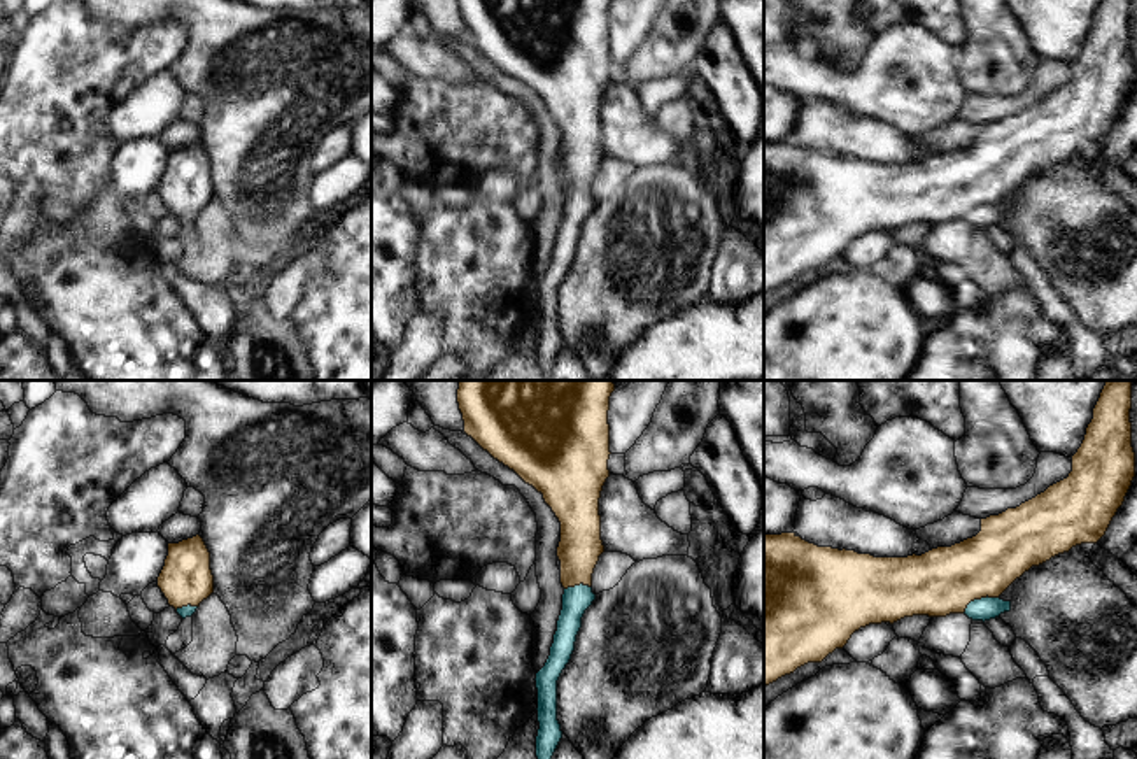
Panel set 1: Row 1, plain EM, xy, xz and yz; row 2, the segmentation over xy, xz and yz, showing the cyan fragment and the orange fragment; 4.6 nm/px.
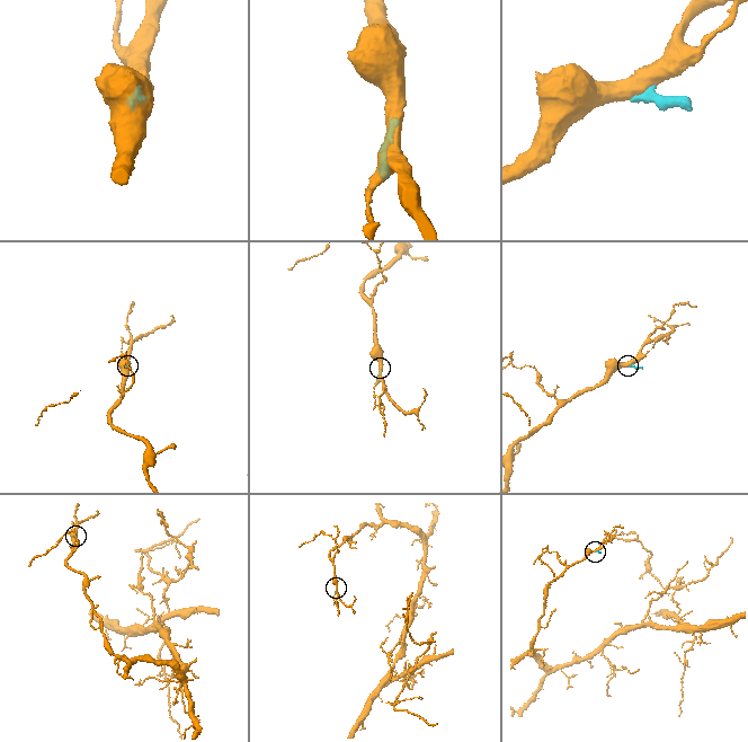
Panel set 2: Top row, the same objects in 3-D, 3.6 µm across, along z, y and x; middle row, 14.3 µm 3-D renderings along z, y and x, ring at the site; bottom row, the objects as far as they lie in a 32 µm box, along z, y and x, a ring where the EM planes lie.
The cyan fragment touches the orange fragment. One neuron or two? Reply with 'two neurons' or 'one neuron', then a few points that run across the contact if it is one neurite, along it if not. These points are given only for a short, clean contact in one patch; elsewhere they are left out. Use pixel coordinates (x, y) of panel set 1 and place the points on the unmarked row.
one neuron | yz (985, 216), (978, 207), (959, 188), (943, 188)

